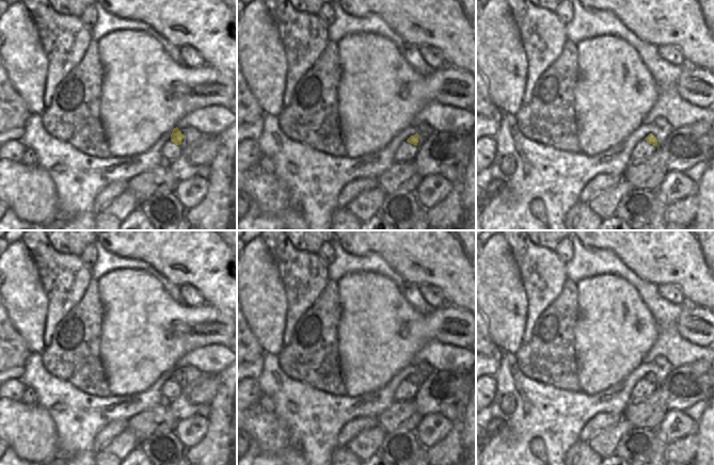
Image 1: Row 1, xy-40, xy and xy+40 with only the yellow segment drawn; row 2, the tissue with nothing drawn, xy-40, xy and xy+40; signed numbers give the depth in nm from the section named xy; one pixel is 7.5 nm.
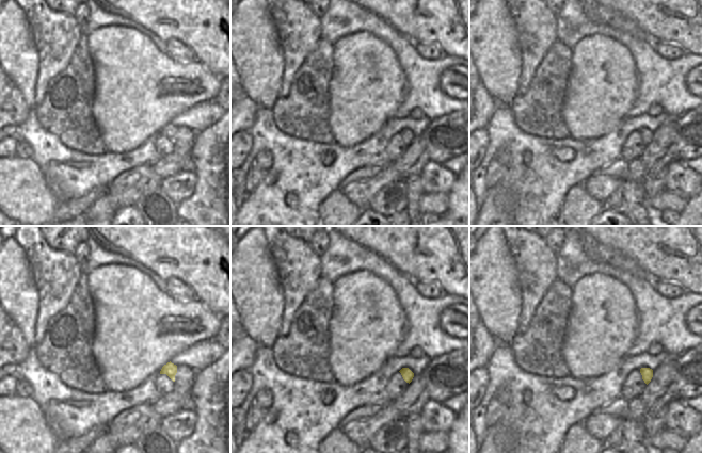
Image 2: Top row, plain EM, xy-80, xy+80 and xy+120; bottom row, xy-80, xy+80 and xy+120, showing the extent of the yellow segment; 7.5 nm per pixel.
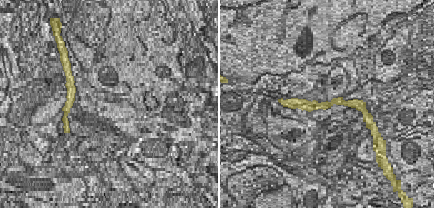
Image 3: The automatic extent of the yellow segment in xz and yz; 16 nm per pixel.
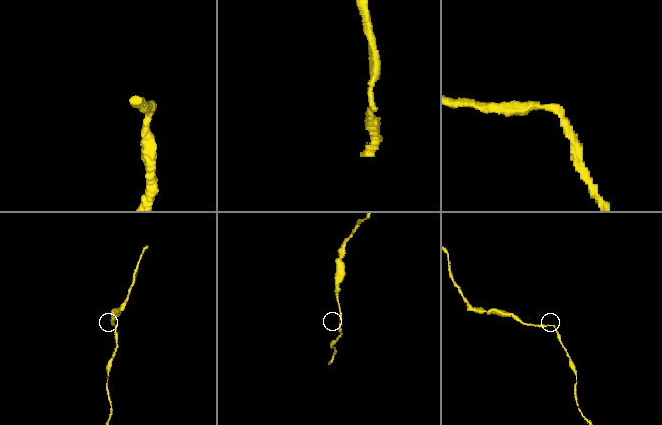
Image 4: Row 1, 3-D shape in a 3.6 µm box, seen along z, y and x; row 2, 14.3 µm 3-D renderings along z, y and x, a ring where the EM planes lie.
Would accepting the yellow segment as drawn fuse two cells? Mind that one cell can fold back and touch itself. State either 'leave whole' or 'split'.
leave whole

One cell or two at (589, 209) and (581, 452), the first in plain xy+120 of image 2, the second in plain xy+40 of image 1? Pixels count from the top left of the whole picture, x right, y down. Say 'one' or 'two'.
one

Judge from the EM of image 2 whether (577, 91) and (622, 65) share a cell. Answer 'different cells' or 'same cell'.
same cell

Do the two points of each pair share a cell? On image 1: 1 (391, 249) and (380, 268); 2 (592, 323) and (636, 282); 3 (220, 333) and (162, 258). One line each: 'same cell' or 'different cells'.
1: different cells
2: different cells
3: different cells

